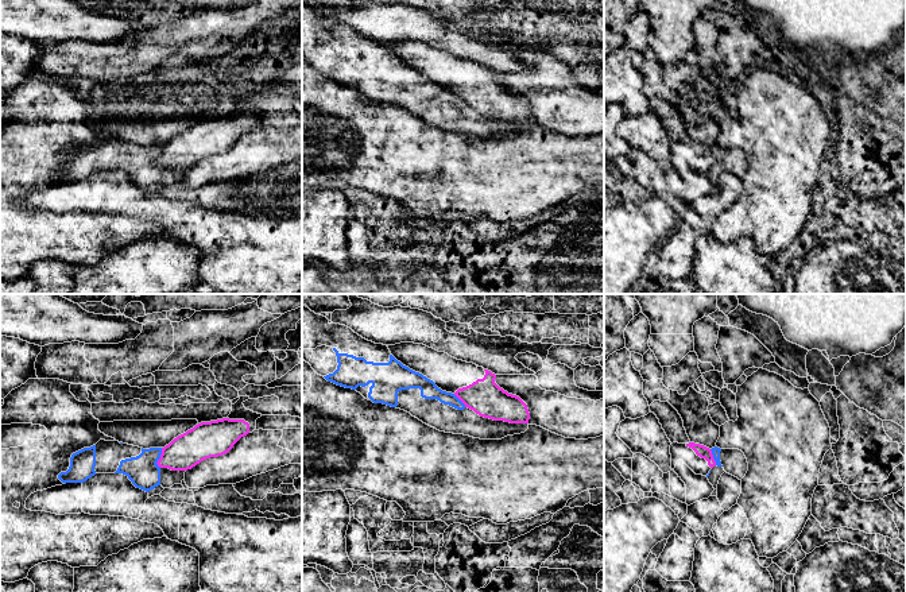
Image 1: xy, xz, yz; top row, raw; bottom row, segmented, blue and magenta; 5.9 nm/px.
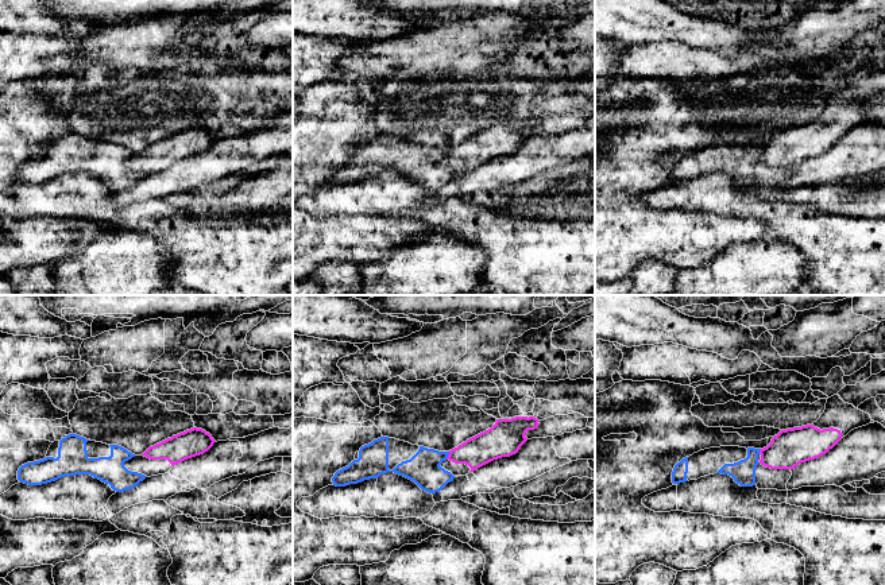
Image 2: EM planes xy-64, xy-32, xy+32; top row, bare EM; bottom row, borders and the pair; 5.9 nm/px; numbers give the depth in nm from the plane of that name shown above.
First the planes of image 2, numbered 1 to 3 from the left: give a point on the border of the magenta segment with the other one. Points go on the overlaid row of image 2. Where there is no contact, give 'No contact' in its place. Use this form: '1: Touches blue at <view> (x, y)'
1: No contact
2: Touches blue at xy-32 (448, 454)
3: Touches blue at xy+32 (758, 452)

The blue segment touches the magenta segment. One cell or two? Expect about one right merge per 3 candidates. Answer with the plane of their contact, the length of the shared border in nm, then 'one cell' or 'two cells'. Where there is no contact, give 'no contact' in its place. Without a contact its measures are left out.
xy | 120 nm | two cells

